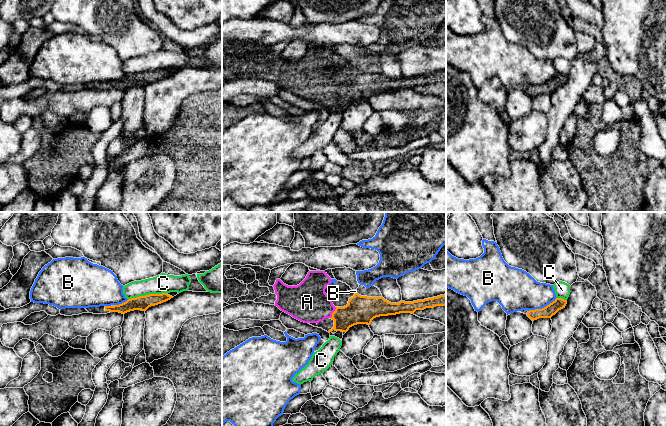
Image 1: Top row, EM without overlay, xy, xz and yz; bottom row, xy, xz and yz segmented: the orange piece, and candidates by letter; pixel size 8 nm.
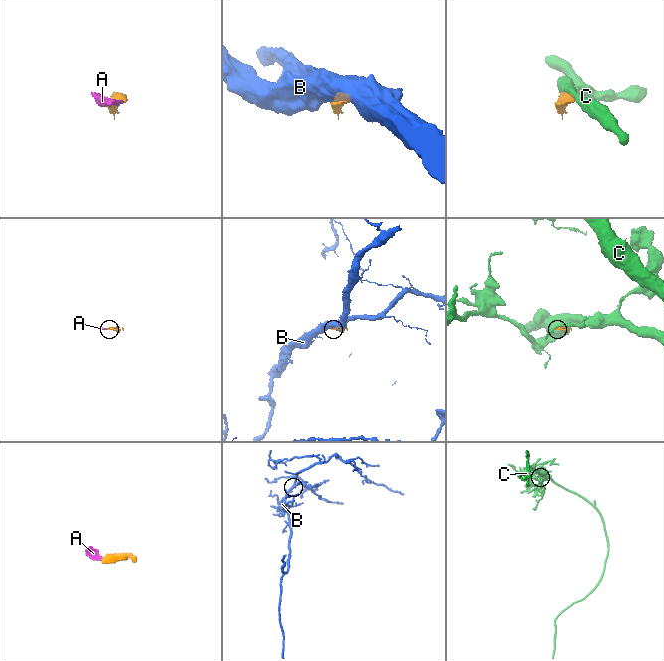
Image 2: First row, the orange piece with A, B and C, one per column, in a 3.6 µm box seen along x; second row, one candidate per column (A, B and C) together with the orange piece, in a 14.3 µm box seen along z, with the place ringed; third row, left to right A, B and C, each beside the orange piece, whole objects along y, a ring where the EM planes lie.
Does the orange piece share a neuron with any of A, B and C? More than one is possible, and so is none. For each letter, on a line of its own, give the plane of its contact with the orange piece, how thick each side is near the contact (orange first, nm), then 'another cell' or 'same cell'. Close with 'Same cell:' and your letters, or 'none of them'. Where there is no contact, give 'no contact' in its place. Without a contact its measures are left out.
A: xz | 220/320 nm | same cell
B: yz | 100/320 nm | another cell
C: xy | 120/160 nm | another cell
Same cell: A

